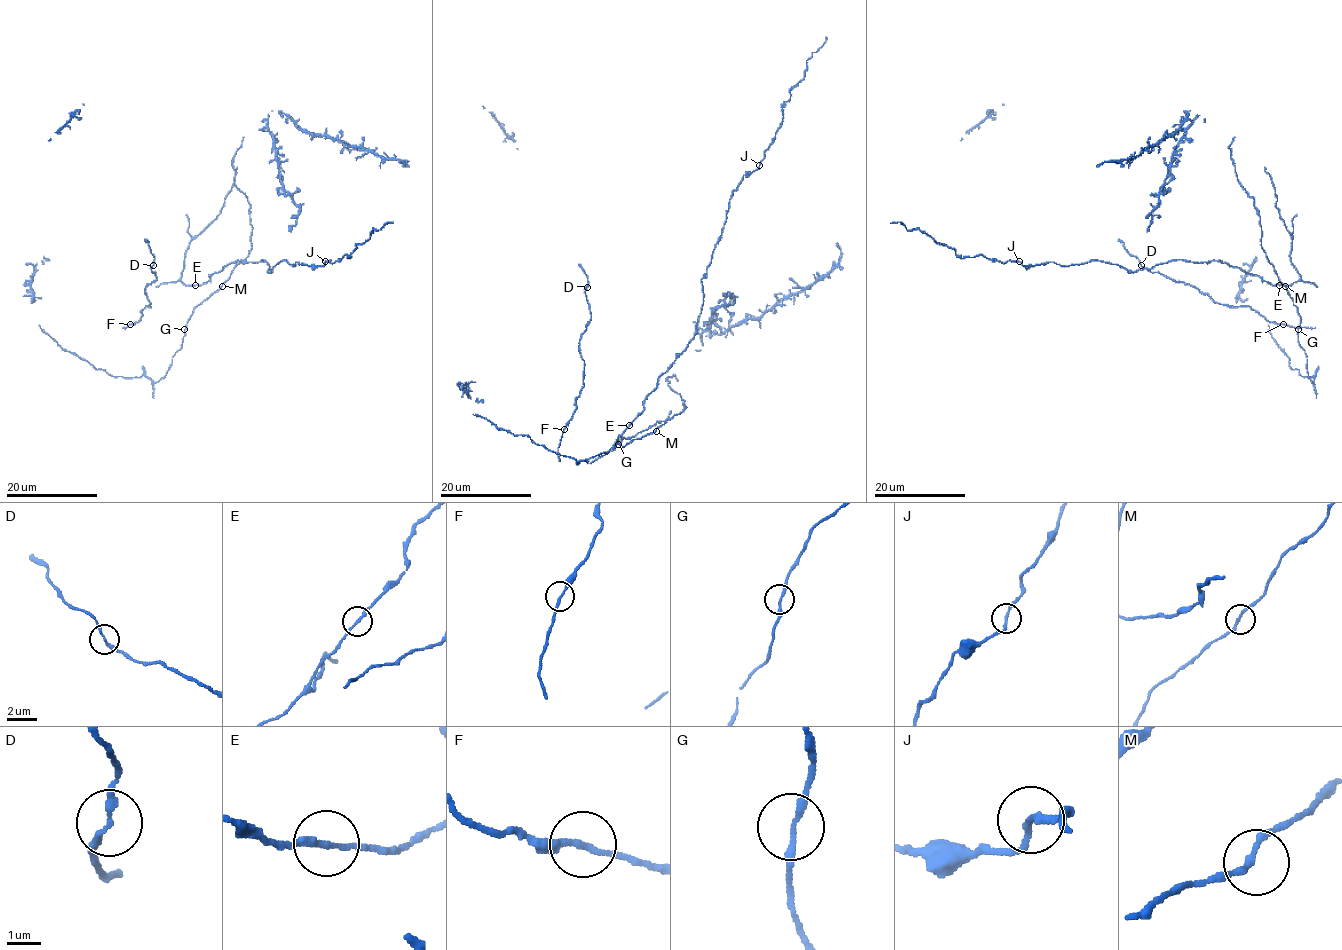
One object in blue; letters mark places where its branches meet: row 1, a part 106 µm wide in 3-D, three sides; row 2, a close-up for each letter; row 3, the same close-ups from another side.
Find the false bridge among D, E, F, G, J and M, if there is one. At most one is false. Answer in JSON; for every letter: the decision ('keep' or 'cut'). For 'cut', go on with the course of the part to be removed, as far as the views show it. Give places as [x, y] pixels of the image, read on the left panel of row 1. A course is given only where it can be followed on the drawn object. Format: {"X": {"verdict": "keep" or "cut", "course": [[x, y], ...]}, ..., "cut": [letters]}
{"D": {"verdict": "keep"}, "E": {"verdict": "keep"}, "F": {"verdict": "keep"}, "G": {"verdict": "keep"}, "J": {"verdict": "keep"}, "M": {"verdict": "keep"}, "cut": []}

